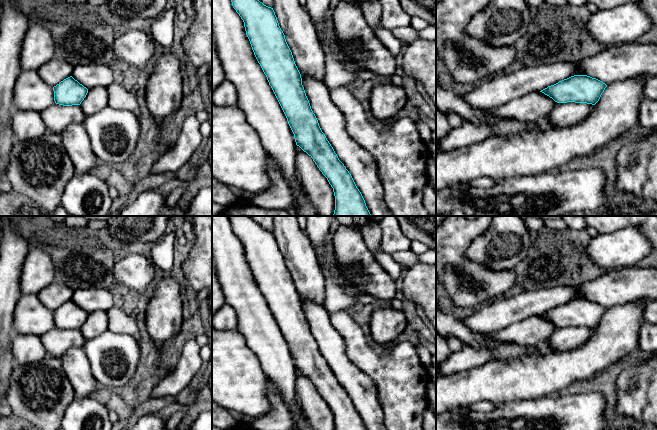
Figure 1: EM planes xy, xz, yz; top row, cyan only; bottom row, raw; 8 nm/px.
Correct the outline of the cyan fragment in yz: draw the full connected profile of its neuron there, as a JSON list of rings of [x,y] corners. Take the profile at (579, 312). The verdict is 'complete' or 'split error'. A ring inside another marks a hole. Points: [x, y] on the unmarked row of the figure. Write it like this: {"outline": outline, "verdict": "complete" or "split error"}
{"outline": [[[574,299],[548,310],[540,316],[557,327],[587,327],[595,329],[607,309],[587,299]]], "verdict": "complete"}

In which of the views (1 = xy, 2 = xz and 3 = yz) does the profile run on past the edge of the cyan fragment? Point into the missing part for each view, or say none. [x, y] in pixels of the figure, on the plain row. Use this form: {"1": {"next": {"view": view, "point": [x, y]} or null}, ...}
{"1": {"next": null}, "2": {"next": null}, "3": {"next": null}}

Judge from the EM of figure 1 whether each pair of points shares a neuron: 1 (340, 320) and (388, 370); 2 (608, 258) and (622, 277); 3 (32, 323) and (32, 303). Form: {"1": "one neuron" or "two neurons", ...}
{"1": "one neuron", "2": "two neurons", "3": "one neuron"}

